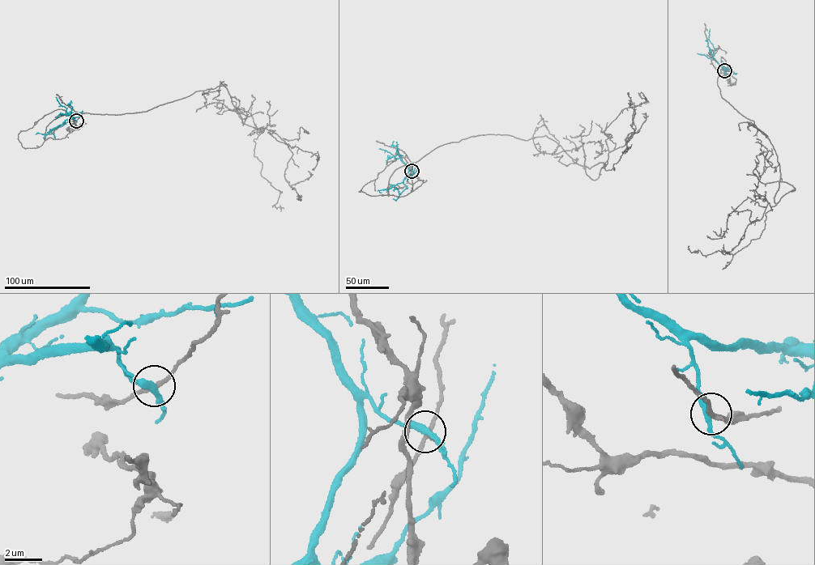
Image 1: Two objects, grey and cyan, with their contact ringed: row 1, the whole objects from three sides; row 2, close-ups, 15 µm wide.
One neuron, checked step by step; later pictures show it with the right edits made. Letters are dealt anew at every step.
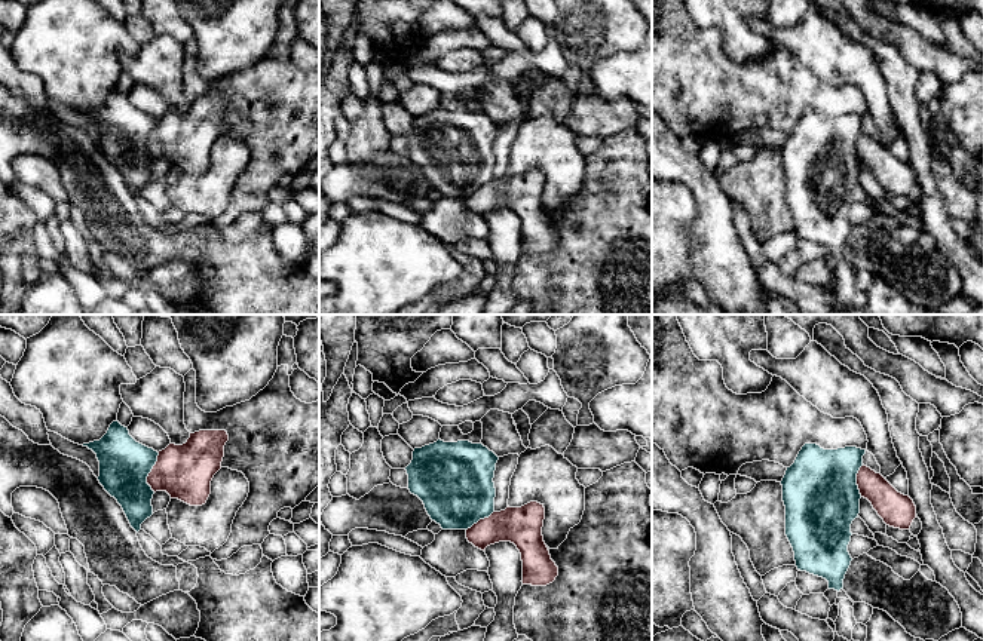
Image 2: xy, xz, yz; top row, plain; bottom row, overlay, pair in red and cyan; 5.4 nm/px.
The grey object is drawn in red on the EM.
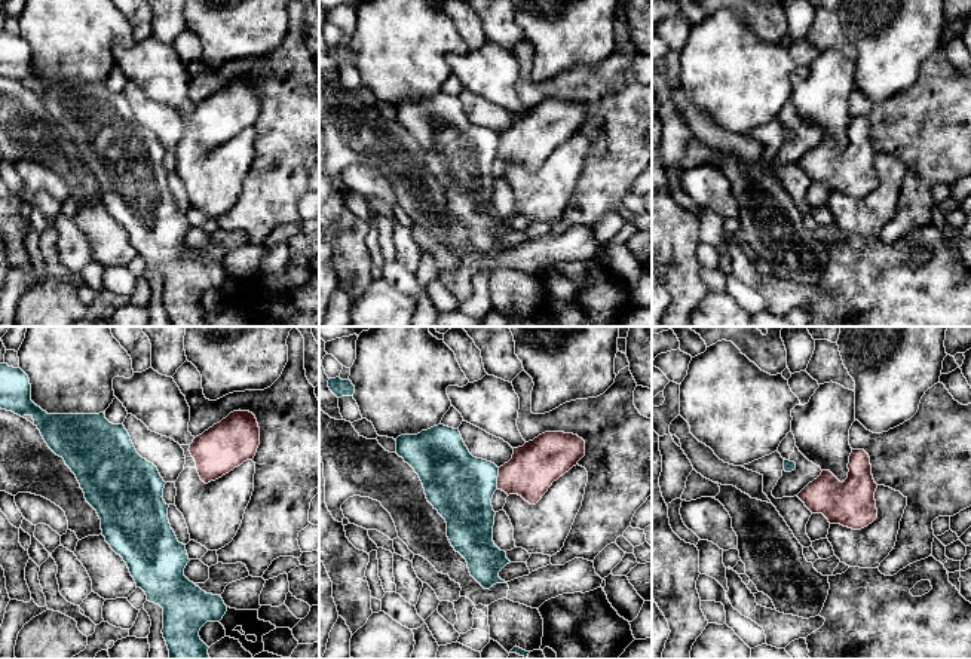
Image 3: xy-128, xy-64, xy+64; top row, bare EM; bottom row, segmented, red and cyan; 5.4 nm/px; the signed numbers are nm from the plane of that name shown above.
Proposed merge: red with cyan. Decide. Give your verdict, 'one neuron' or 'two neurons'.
two neurons

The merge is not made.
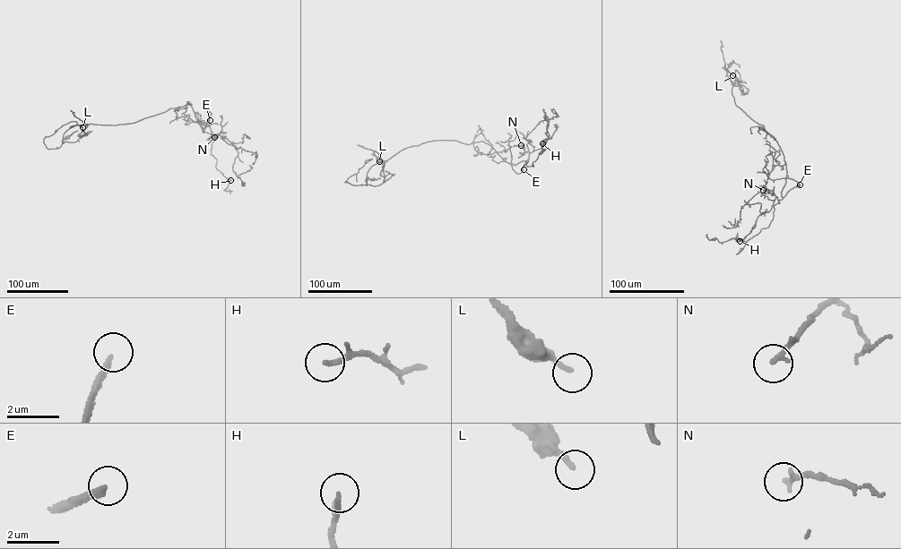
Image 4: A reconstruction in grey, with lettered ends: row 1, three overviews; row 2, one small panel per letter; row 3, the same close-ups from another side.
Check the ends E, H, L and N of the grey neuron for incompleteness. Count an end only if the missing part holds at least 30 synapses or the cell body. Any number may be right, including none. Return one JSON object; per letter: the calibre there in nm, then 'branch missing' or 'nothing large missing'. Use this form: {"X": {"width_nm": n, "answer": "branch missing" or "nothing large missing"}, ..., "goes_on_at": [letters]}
{"E": {"width_nm": 200, "answer": "branch missing"}, "H": {"width_nm": 130, "answer": "nothing large missing"}, "L": {"width_nm": 200, "answer": "nothing large missing"}, "N": {"width_nm": 190, "answer": "nothing large missing"}, "goes_on_at": ["E"]}

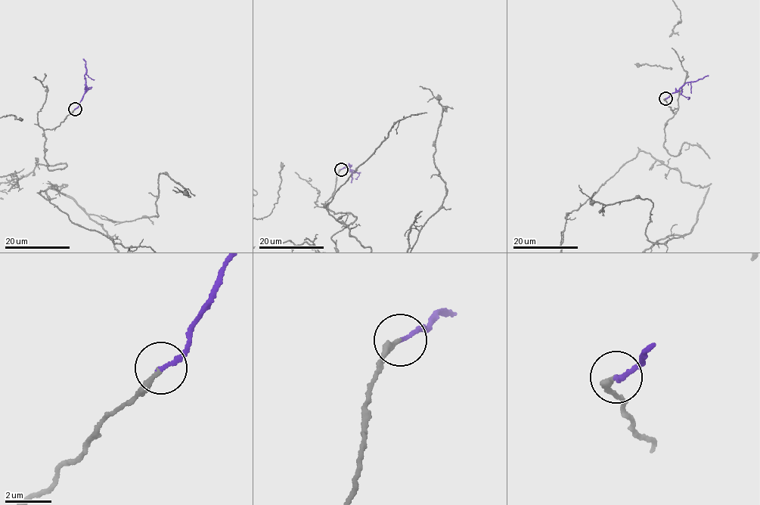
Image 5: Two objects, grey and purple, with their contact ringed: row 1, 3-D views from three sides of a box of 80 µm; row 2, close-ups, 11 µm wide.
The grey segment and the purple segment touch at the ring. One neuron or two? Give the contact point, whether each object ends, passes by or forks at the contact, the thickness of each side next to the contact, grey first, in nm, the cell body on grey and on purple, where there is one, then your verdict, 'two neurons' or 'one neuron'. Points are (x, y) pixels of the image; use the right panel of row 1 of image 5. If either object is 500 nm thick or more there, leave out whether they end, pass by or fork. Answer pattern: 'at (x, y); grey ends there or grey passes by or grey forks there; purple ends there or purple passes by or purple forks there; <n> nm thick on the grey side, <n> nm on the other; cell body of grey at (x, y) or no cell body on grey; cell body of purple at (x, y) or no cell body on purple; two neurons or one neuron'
at (665, 98); grey ends there; purple ends there; 220 nm thick on the grey side, 150 nm on the other; no cell body on grey; no cell body on purple; one neuron

